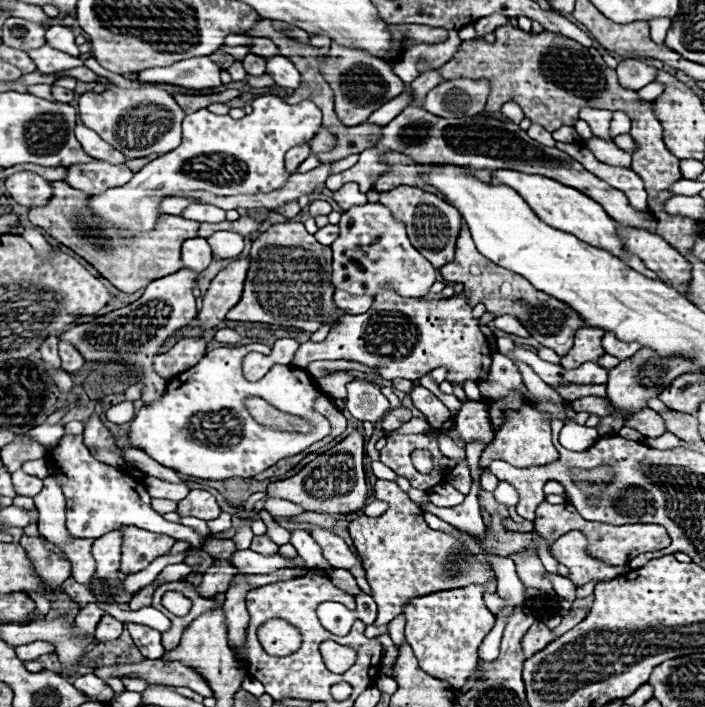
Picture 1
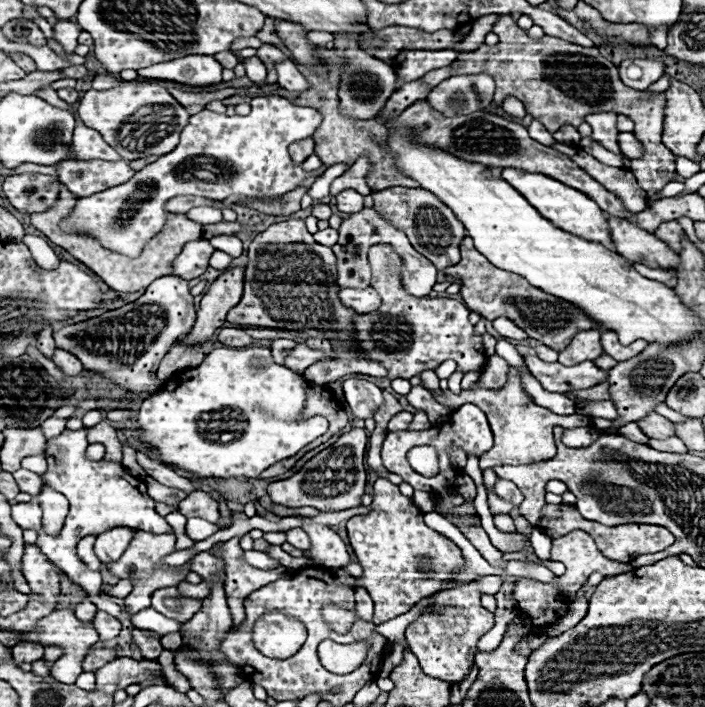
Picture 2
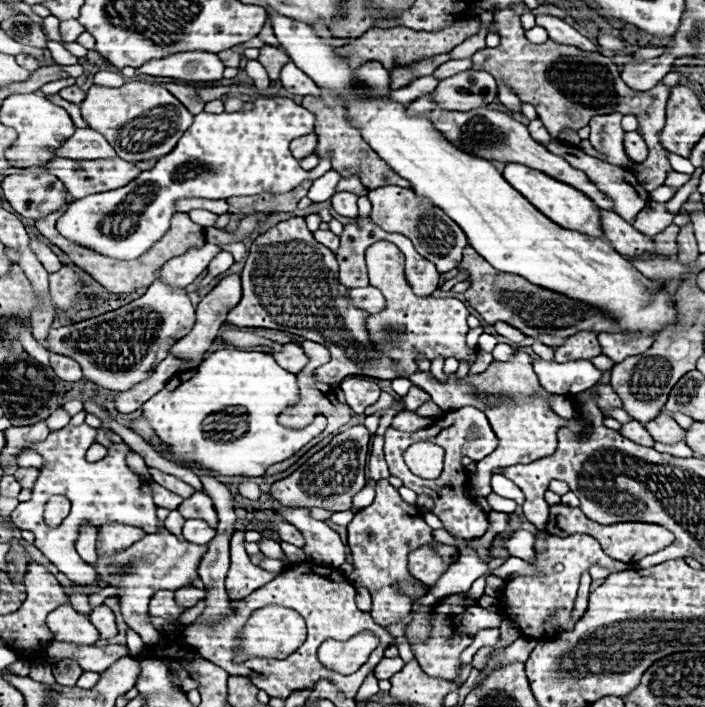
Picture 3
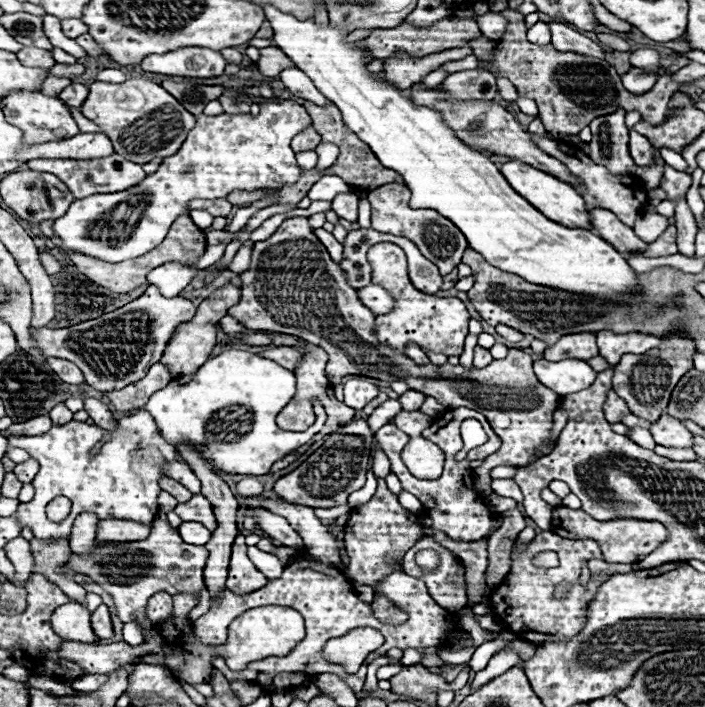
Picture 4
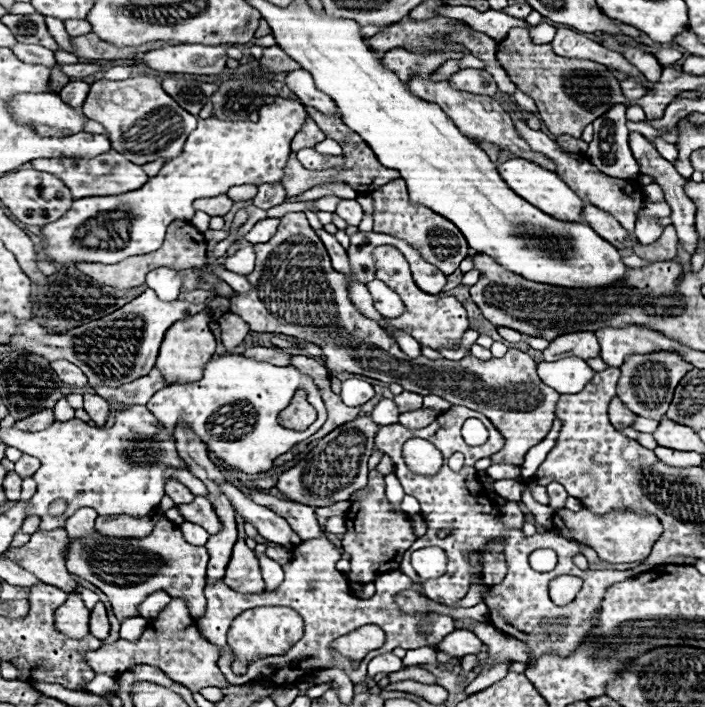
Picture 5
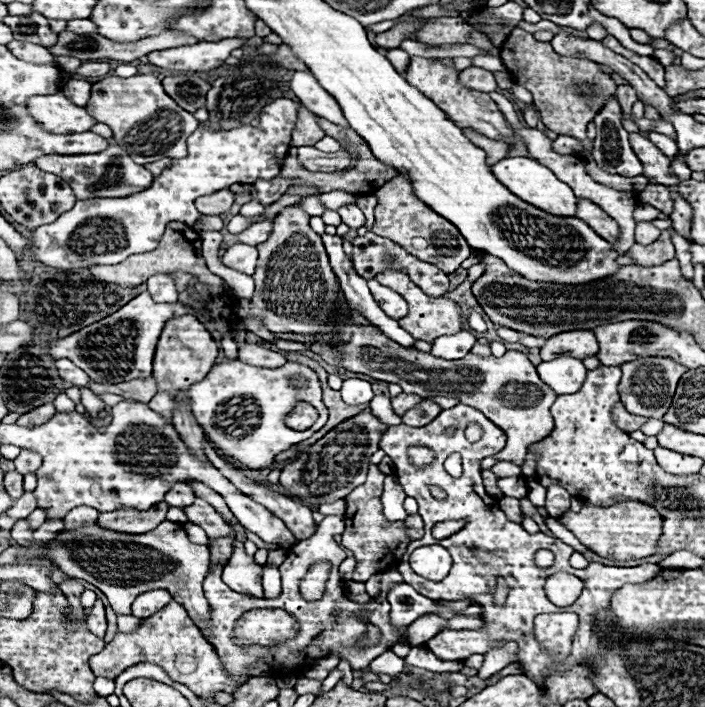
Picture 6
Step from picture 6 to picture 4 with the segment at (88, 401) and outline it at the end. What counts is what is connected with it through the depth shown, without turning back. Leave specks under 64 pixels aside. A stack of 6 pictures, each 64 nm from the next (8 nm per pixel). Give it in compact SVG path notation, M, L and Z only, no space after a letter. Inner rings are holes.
M86 398L84 400L84 410L88 412L90 418L94 418L96 426L104 428L104 430L116 430L118 422L112 418L112 412L108 410L108 406L96 398Z

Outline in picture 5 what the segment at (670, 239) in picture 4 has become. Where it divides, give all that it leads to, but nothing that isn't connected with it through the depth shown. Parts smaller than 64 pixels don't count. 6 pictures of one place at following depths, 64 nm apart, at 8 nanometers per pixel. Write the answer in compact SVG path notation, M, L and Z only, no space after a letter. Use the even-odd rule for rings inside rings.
M666 226L662 236L654 244L636 246L634 254L638 254L644 260L654 260L654 262L674 258L676 256L676 230L672 226Z

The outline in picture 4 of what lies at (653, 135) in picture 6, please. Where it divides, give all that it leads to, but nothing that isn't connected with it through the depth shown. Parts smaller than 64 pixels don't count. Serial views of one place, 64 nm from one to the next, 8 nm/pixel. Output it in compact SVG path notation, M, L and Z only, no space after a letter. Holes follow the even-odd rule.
M660 148L660 152L662 152L662 158L666 160L666 164L670 164L674 170L682 170L682 172L686 172L686 170L688 170L686 160L682 160L682 156L680 156L678 152L668 150L668 148Z

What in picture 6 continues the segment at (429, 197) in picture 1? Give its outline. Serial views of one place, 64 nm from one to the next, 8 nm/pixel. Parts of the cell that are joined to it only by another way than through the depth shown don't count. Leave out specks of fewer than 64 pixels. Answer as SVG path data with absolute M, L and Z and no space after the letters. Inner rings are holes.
M396 176L394 180L390 180L382 188L378 188L378 192L374 192L374 196L378 198L378 204L374 210L376 222L372 226L374 234L398 242L410 254L418 256L424 262L436 264L446 274L452 274L456 268L460 268L460 264L472 254L470 246L466 244L466 240L458 232L458 228L454 228L454 224L450 224L446 218L438 216L422 200L418 200L412 192L410 182L404 176Z

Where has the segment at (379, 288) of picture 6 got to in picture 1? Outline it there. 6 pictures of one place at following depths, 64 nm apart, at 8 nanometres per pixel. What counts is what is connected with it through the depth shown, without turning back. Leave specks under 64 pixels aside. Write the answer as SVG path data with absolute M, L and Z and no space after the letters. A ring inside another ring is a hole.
M336 290L334 302L338 304L338 308L342 308L344 314L362 314L362 312L368 312L374 298L372 296L350 296L344 290Z

